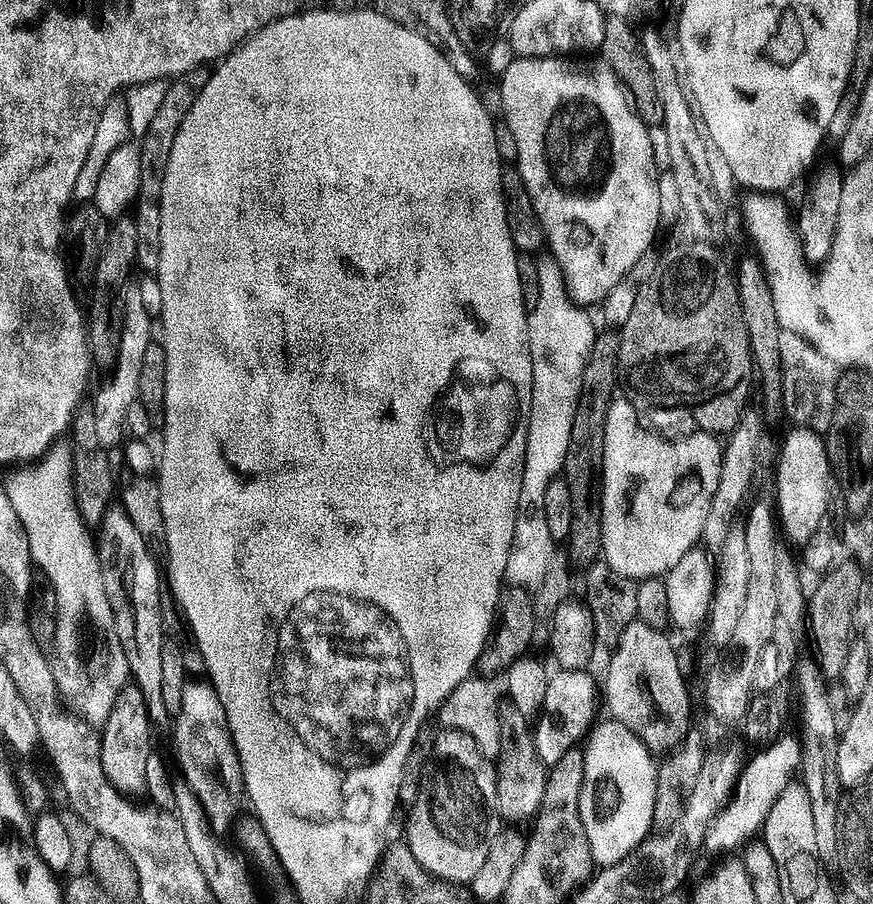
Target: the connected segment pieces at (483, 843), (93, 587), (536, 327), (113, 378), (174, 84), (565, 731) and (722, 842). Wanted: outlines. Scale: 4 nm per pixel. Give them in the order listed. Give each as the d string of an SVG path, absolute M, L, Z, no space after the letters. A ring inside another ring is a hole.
M440 730L436 732L436 741L432 747L432 753L428 759L428 765L424 767L424 777L420 779L420 789L418 790L418 798L410 805L412 817L408 820L408 836L406 843L414 854L414 858L430 873L430 875L446 880L456 885L467 885L474 878L474 874L478 874L478 870L482 867L482 862L486 862L486 854L490 854L490 846L494 842L494 838L500 835L502 831L502 821L498 810L496 809L496 766L493 761L486 759L480 753L478 746L474 746L474 740L456 730Z
M58 442L45 453L39 463L15 472L18 473L3 484L2 491L10 498L20 525L24 527L33 565L37 569L44 568L49 582L52 583L52 592L56 595L55 632L50 647L50 659L52 673L61 692L68 690L70 682L74 686L78 684L74 682L76 668L80 676L78 636L88 636L92 634L92 630L116 632L114 624L92 624L114 622L114 614L110 610L110 598L106 598L106 586L102 582L95 545L91 537L88 538L89 531L76 508L69 445Z
M544 254L536 260L538 266L538 302L528 309L528 349L534 370L532 383L532 409L526 430L526 454L524 455L524 477L522 490L518 490L518 510L514 514L514 538L512 552L506 558L505 581L512 586L535 586L542 582L546 566L550 566L552 556L558 551L558 541L550 534L546 523L546 486L553 477L561 475L564 470L566 446L570 446L570 429L574 423L574 410L578 406L578 394L582 390L582 376L587 364L588 353L595 340L596 328L587 316L585 309L573 300L568 292L562 270L551 255Z
M125 287L122 299L124 302L124 317L122 318L120 341L116 346L116 360L110 365L112 373L109 374L108 381L97 390L96 397L90 403L90 409L94 414L95 428L98 430L98 437L101 438L101 442L105 446L116 443L119 445L125 439L125 437L123 438L124 423L128 420L128 407L131 404L135 405L140 398L138 378L142 374L142 358L146 355L146 346L154 343L154 336L152 336L154 317L146 312L142 303L142 290L140 287Z
M207 67L195 68L186 74L175 77L168 84L163 101L159 105L155 117L150 126L146 129L146 134L138 140L140 145L140 185L136 190L135 203L159 205L162 198L162 182L164 181L164 171L170 162L170 150L174 147L174 137L178 134L178 126L182 126L182 118L190 114L190 106L194 106L196 95L202 90L202 86L208 81L210 75Z
M560 670L549 675L546 686L546 698L534 720L534 746L538 750L538 758L546 766L551 766L566 754L566 750L577 747L588 734L596 716L596 700L598 704L598 684L591 680L587 671L570 672Z
M781 735L779 739L761 747L757 751L760 753L744 769L739 769L730 799L709 819L702 845L703 851L728 852L731 848L743 849L744 845L755 837L752 835L755 832L757 835L763 829L766 814L770 814L770 806L774 806L782 790L790 787L800 768L801 741L793 736Z

